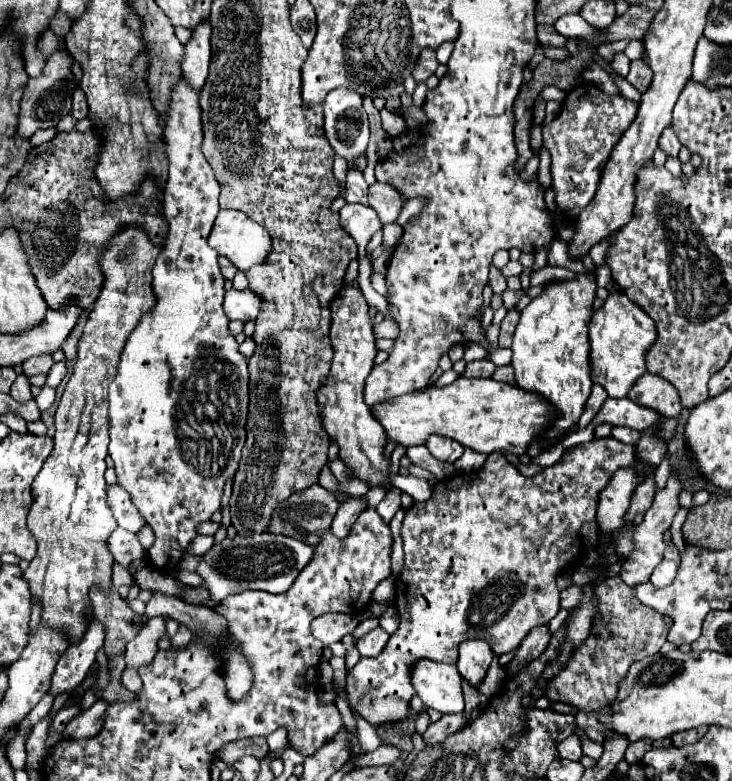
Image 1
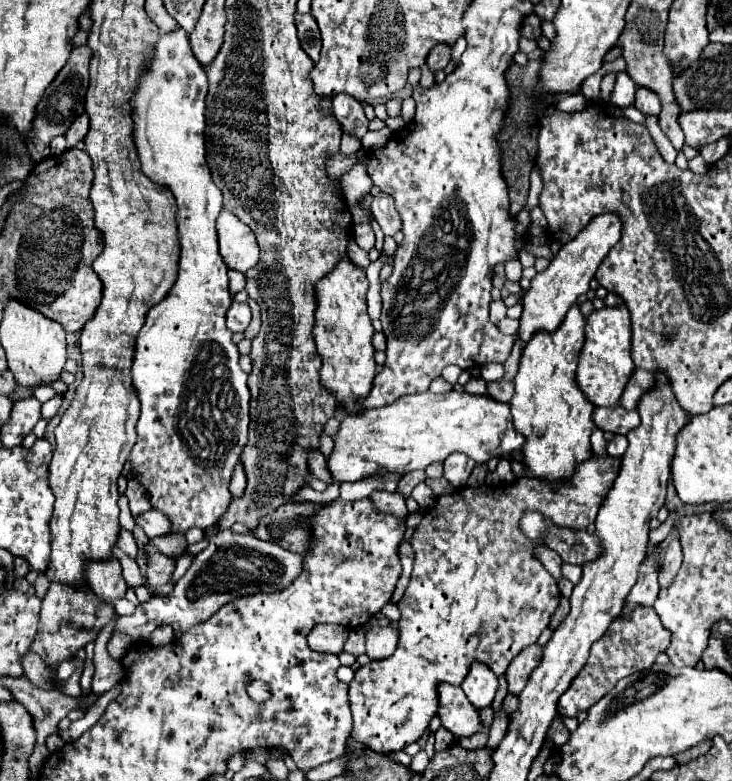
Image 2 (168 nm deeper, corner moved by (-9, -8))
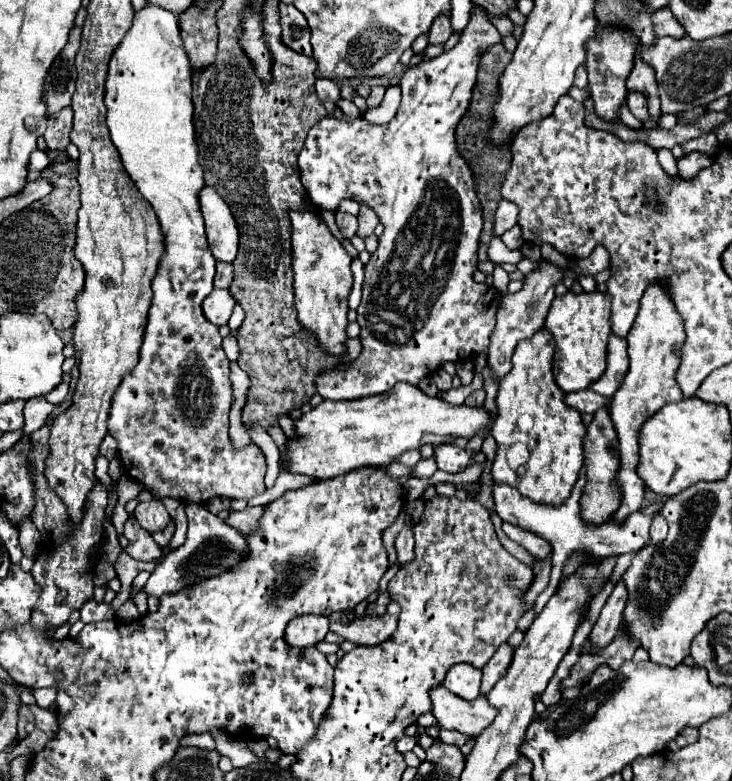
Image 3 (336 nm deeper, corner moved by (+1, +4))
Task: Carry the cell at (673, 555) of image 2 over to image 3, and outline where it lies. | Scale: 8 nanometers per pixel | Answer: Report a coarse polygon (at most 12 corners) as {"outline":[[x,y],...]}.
{"outline":[[661,515],[651,521],[651,543],[659,545],[667,535]]}

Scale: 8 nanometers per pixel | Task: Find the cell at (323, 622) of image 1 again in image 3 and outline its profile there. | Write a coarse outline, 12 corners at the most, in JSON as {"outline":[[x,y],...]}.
{"outline":[[323,615],[289,621],[285,641],[309,647],[323,641],[329,621]]}

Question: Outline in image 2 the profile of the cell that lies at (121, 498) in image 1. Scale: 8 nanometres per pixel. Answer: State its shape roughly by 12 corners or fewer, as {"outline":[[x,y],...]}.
{"outline":[[155,509],[137,515],[149,539],[171,531],[169,519]]}

